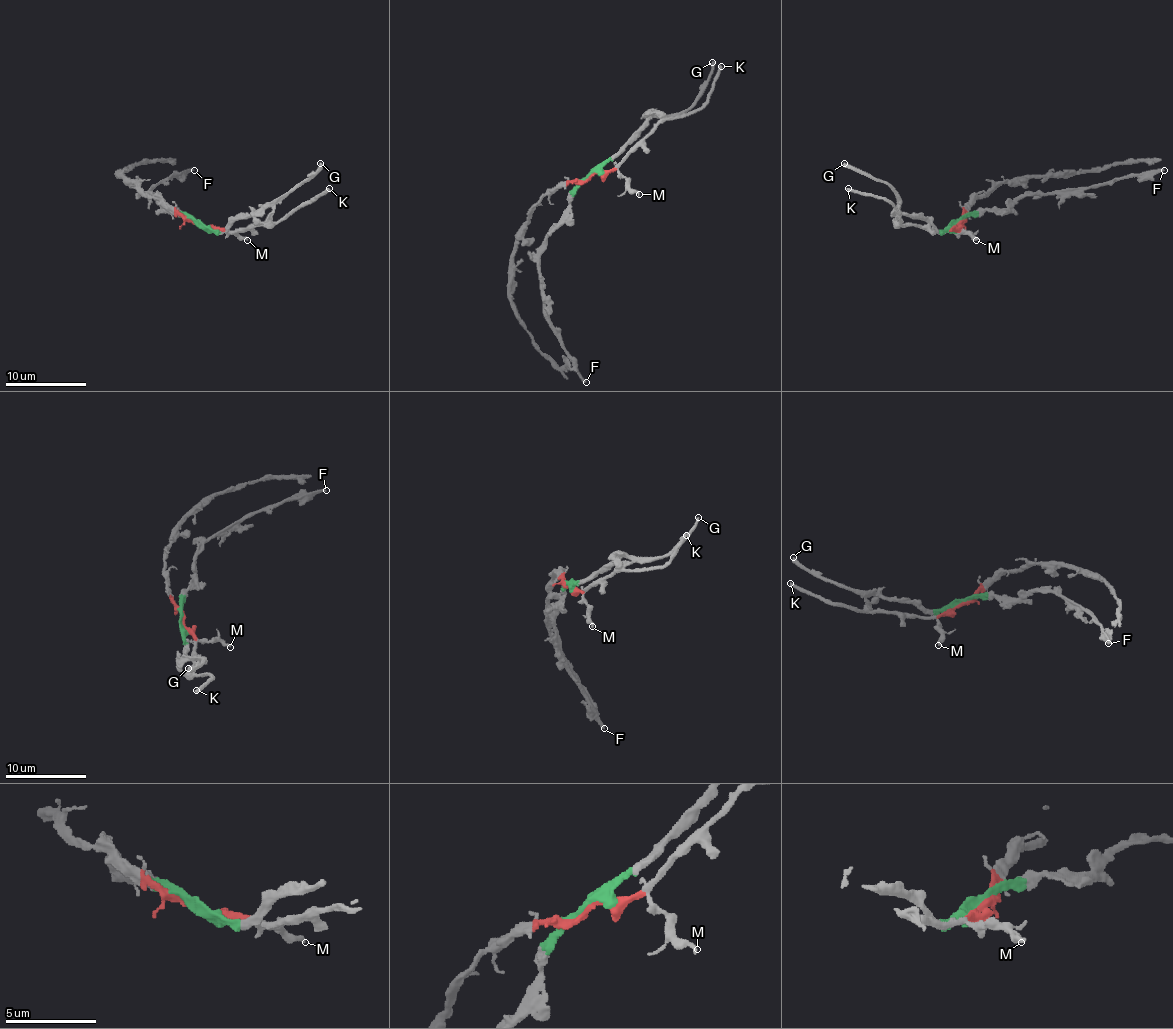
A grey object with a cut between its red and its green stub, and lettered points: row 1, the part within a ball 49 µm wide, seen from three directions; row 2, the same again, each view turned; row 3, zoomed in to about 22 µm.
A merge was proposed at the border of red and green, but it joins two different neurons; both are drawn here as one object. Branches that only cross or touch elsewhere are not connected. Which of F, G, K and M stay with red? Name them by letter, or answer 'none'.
K, M

